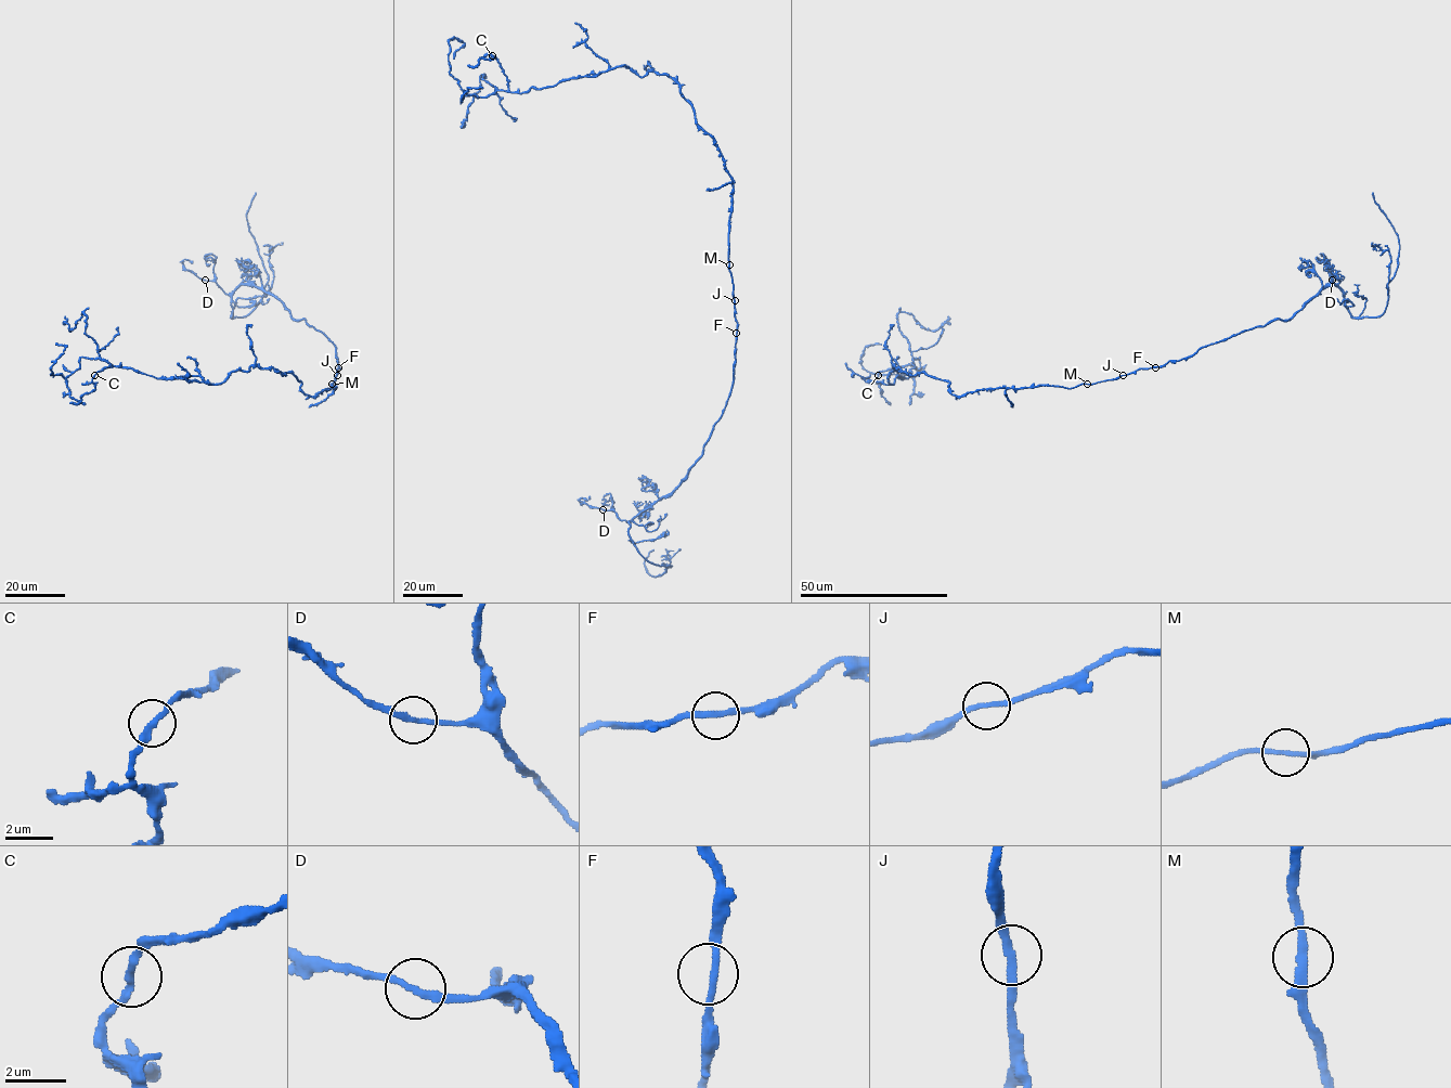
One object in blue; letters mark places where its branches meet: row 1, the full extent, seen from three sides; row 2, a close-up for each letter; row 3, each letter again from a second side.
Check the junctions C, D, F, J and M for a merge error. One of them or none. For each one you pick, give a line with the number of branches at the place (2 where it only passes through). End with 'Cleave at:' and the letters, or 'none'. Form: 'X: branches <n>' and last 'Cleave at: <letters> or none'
Cleave at: none

